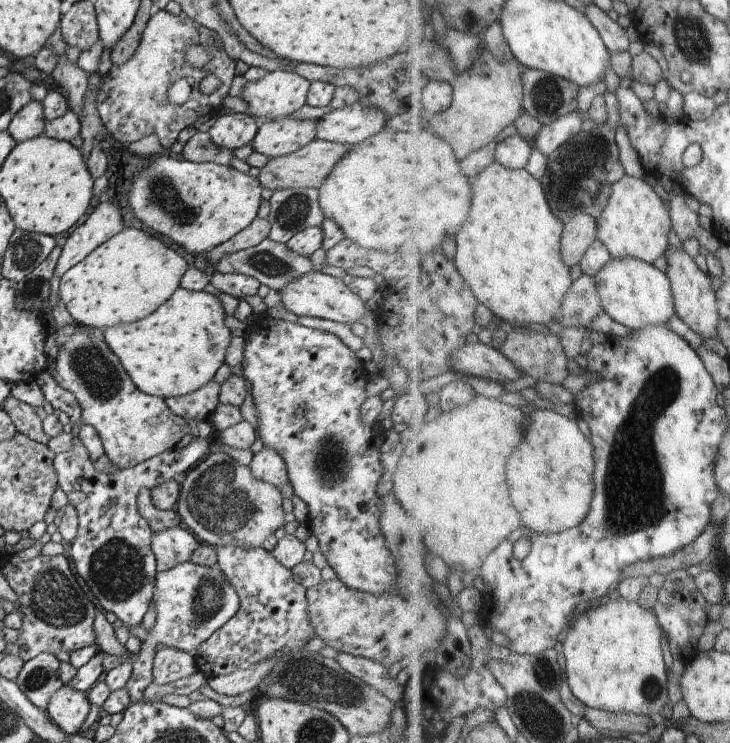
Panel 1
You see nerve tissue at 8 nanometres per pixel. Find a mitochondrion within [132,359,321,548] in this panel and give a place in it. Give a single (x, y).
(222, 501)

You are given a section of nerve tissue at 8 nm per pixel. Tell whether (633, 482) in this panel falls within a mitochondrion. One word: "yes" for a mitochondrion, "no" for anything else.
yes

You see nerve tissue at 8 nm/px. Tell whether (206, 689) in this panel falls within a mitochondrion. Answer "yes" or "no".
no

